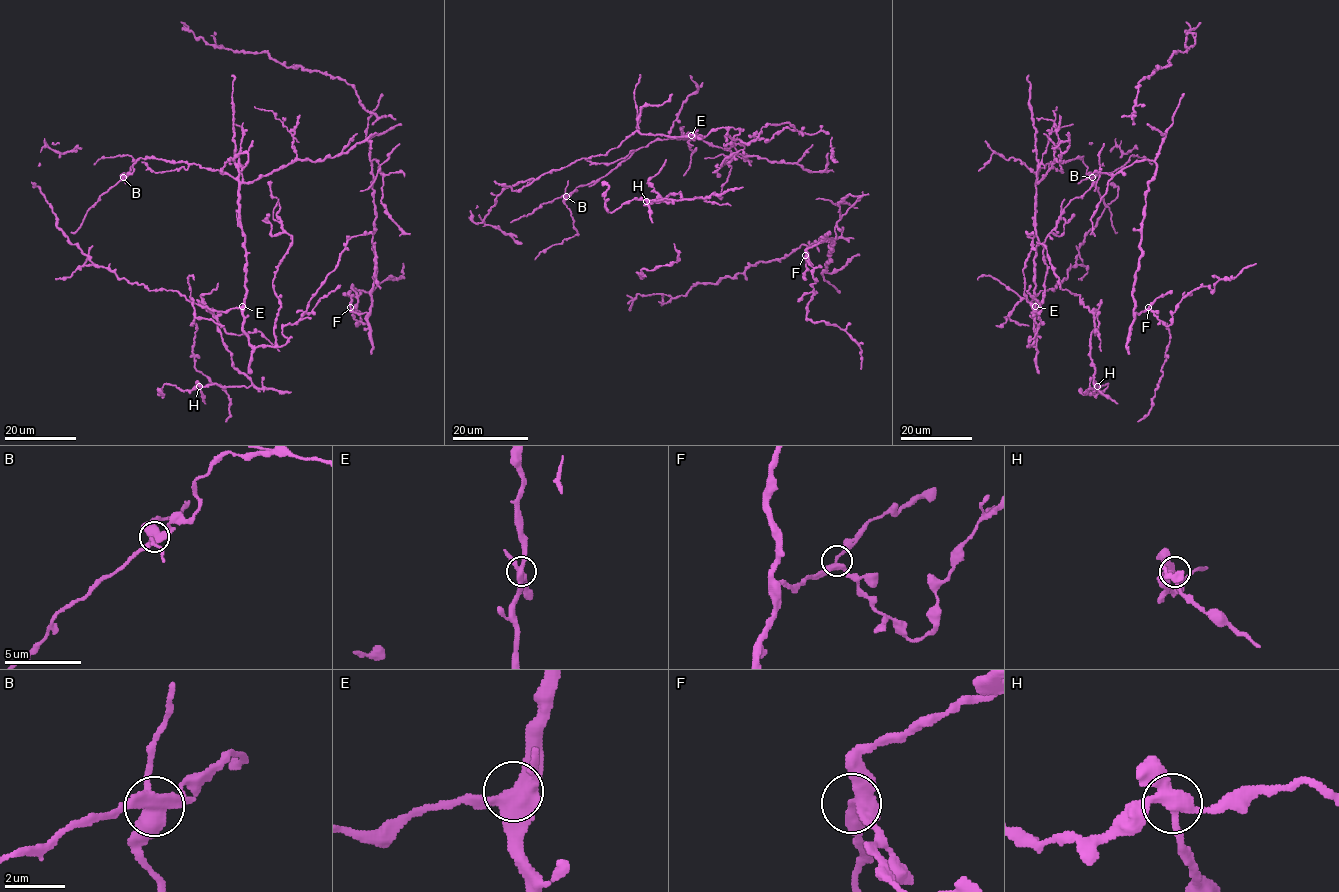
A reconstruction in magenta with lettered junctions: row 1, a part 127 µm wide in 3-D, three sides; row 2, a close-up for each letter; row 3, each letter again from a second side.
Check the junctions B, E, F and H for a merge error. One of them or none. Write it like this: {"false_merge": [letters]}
{"false_merge": ["B"]}

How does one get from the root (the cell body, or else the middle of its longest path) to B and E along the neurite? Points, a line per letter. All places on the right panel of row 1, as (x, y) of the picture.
B: (1048, 169), (1036, 182), (1039, 169), (1047, 163), (1082, 158), (1086, 172), (1093, 178)
E: (1048, 169), (1036, 184), (1035, 306)

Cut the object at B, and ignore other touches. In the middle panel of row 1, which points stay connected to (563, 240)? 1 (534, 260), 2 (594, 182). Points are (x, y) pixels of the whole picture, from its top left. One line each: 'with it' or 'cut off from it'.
1: with it
2: cut off from it

